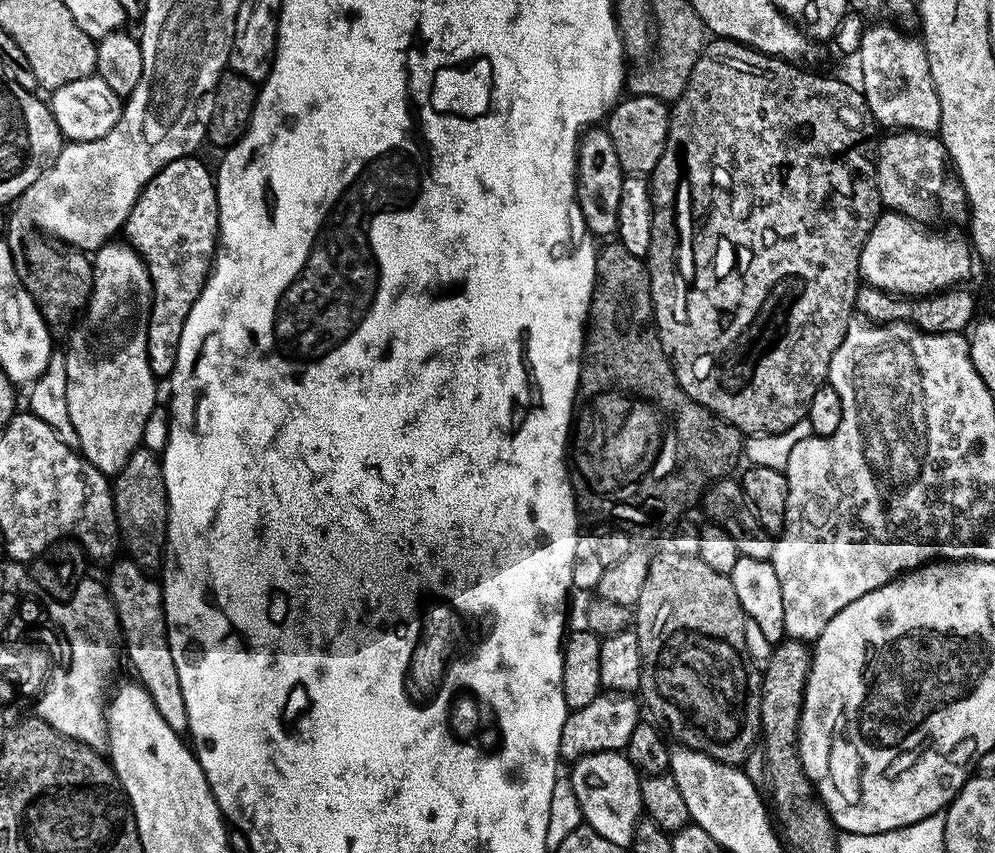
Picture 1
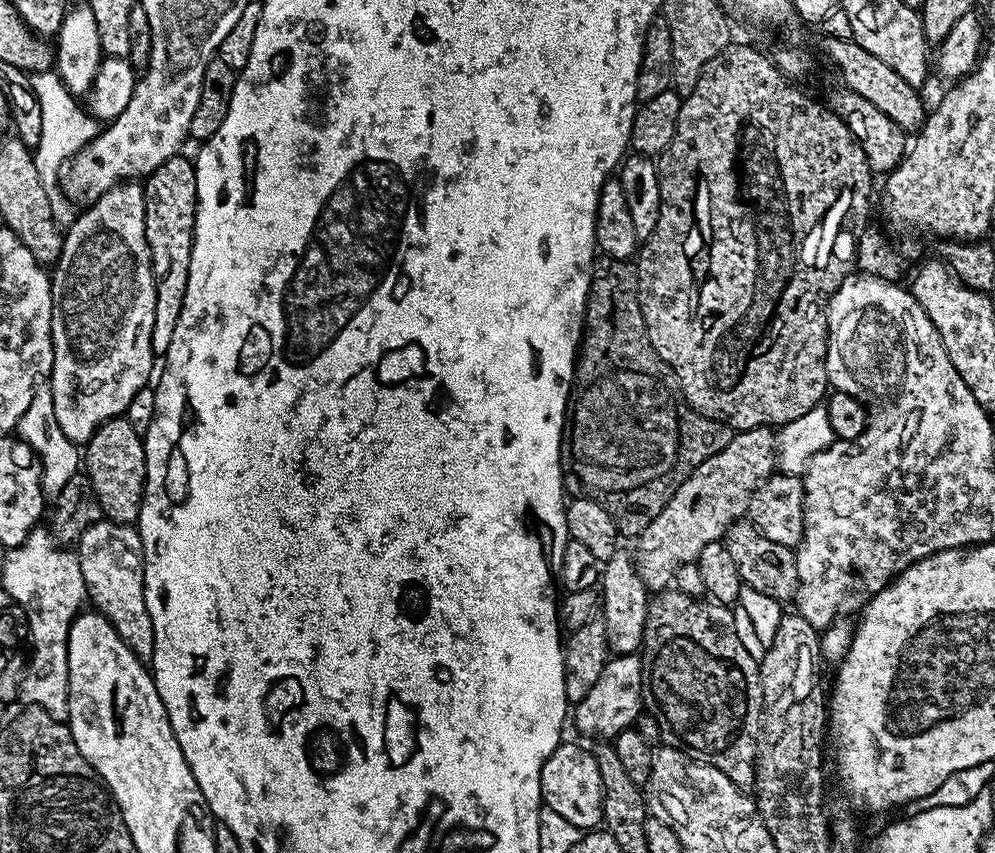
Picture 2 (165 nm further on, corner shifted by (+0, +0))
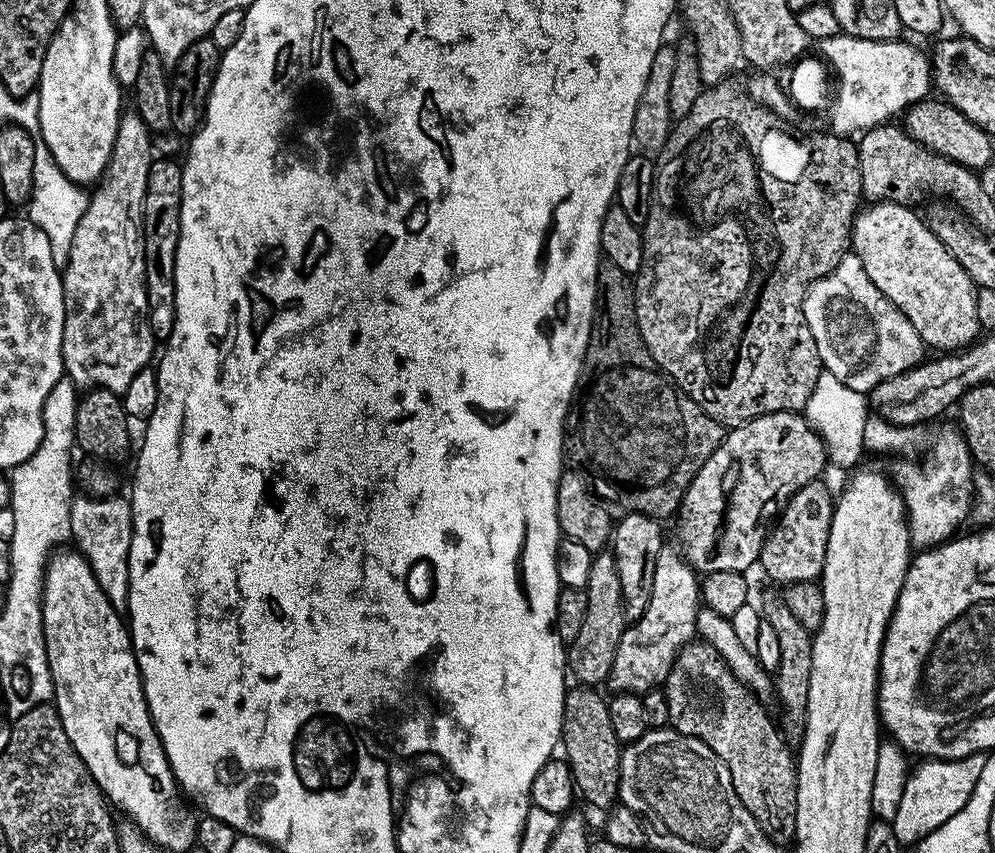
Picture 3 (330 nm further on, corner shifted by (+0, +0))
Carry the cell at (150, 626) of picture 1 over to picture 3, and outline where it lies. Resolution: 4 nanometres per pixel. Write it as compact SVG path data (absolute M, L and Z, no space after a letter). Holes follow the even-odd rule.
M77 495L70 506L70 530L72 540L80 555L86 558L90 570L94 570L94 578L98 578L98 586L110 598L116 611L124 614L128 610L128 595L130 594L130 542L132 541L132 506L123 495L107 496L99 500L93 496Z

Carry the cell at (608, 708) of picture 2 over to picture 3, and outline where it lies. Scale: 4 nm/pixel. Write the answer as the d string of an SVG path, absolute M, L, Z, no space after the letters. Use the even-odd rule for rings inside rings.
M661 547L654 570L654 590L650 590L650 606L646 606L642 618L631 621L625 627L618 642L618 654L614 654L614 666L606 681L613 693L643 694L663 685L676 655L686 644L693 643L696 636L695 618L702 607L701 581L696 569L689 566L683 555L673 548Z

